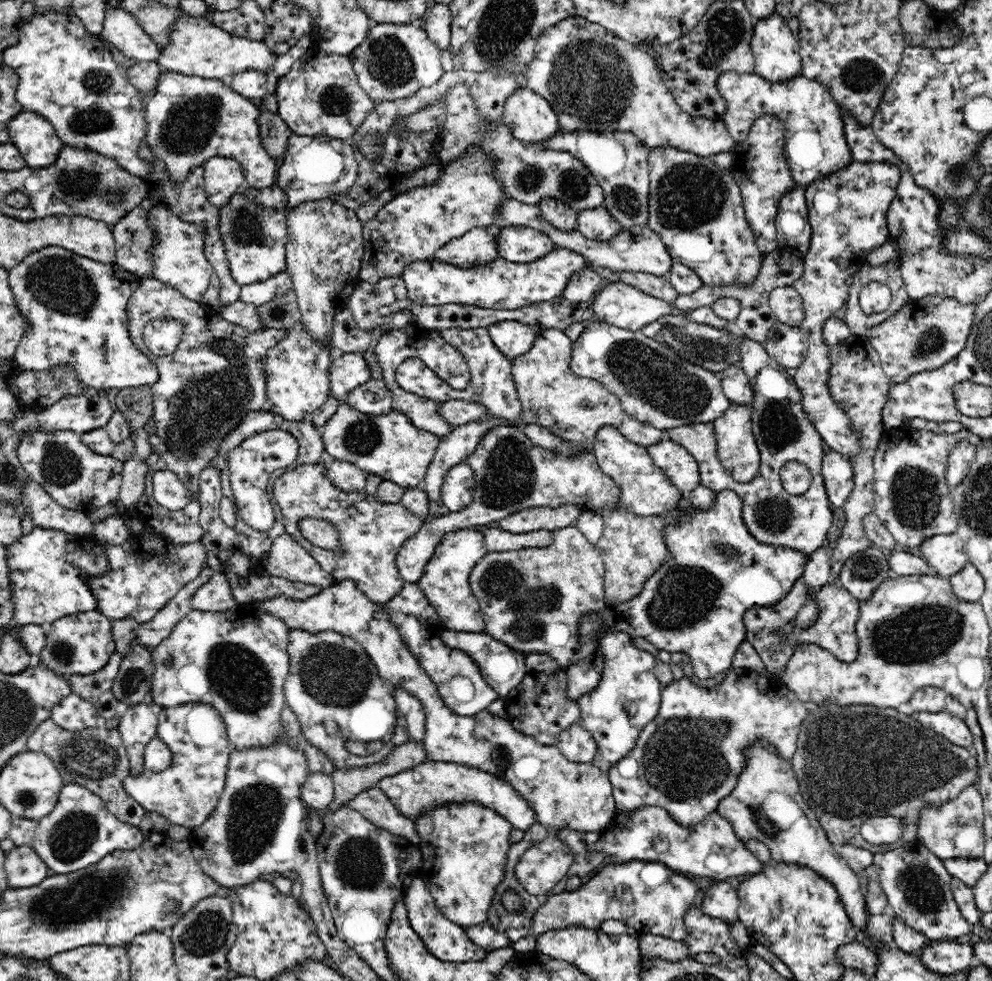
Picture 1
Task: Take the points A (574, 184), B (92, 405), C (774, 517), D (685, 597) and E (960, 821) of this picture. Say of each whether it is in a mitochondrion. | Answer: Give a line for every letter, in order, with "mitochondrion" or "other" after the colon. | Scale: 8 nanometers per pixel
A: mitochondrion
B: other
C: mitochondrion
D: mitochondrion
E: mitochondrion

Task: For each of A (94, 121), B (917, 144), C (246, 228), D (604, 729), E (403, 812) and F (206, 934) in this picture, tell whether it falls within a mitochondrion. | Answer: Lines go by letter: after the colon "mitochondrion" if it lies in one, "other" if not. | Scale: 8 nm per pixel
A: mitochondrion
B: other
C: mitochondrion
D: other
E: other
F: mitochondrion

